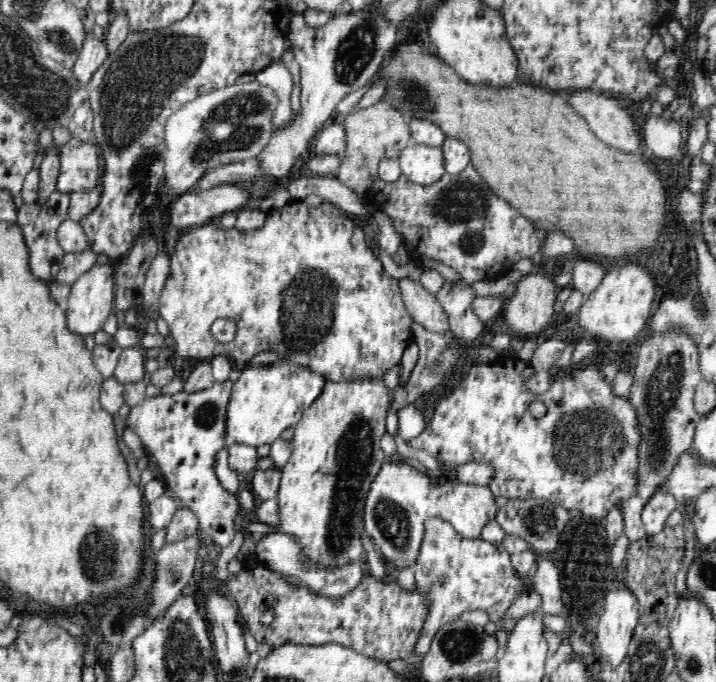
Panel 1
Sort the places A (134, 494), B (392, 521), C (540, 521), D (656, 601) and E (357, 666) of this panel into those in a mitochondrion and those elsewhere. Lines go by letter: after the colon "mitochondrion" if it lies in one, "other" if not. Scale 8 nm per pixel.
A: other
B: mitochondrion
C: mitochondrion
D: other
E: other

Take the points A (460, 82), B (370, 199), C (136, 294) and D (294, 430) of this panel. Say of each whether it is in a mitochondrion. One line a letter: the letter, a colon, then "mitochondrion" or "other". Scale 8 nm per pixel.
A: other
B: other
C: other
D: other

